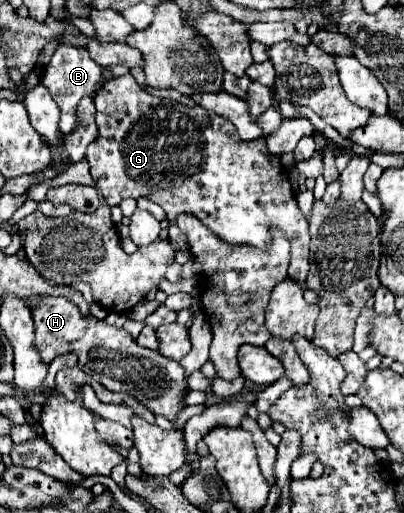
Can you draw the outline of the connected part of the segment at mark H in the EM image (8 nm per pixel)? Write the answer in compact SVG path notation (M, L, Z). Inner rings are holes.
M37 297L31 313L35 321L35 345L39 347L45 363L51 363L57 355L75 351L79 357L79 367L109 391L129 393L145 403L149 411L165 415L169 421L173 421L183 409L181 399L185 395L185 369L177 361L167 359L157 351L139 347L137 341L133 341L123 329L109 327L95 317L83 317L79 309L63 297Z

